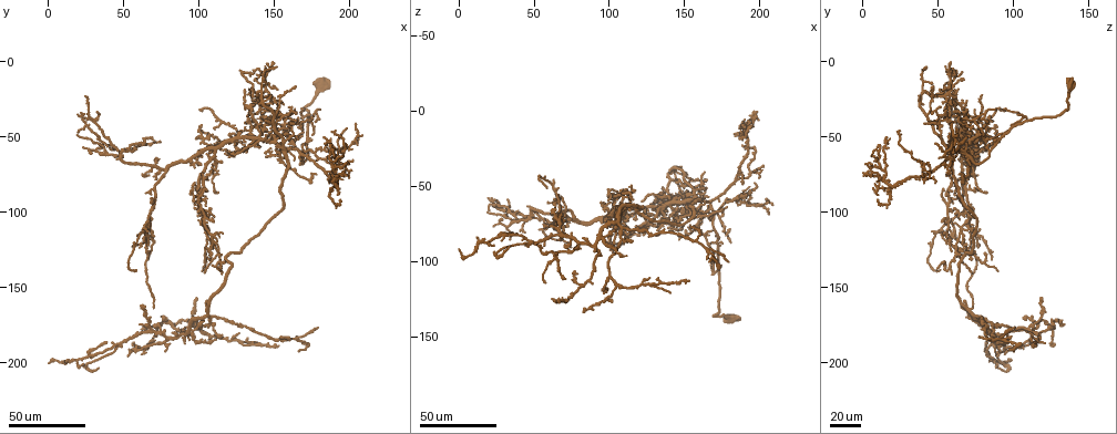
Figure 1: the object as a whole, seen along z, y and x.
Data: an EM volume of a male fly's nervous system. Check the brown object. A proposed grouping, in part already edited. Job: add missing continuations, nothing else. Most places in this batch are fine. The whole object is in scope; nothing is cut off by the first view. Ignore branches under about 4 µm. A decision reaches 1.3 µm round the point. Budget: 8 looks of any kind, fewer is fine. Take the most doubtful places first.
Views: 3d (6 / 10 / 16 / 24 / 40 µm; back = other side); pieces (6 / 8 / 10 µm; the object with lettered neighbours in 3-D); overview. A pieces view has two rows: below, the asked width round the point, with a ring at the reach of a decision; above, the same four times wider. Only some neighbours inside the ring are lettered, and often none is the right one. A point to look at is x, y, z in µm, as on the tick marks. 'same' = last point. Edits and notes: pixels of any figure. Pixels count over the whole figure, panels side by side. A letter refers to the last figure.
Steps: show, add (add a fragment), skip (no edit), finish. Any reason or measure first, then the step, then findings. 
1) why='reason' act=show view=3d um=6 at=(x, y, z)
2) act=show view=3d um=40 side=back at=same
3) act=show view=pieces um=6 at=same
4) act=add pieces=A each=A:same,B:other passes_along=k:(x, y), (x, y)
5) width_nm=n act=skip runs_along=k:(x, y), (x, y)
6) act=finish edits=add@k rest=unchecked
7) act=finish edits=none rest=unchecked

why='branch stops here' act=show view=3d um=40 at=(164, 34, 48)

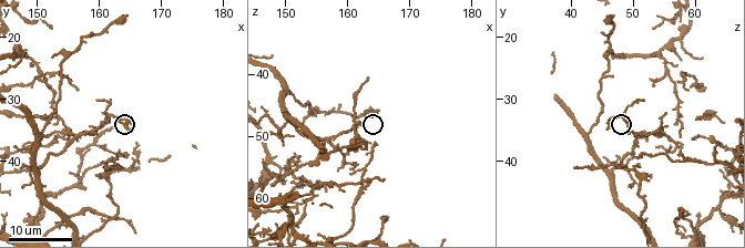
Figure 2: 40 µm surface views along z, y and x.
act=show view=pieces um=6 at=(165.0, 34.5, 45.5)

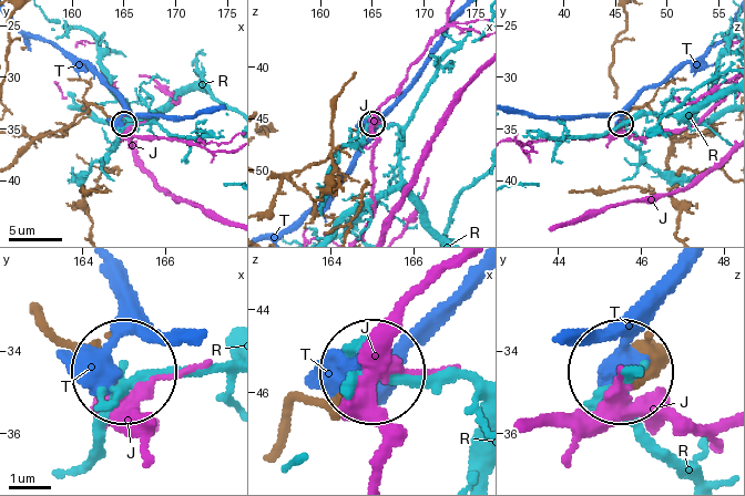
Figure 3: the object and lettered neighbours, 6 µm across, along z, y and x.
act=skip each=J:other,R:other,T:other runs_along=3:(18, 156), (31, 143), (68, 126), (92, 105), (123, 126) found='none of them fits'

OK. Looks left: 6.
act=show view=3d um=24 at=(180, 32, 86)

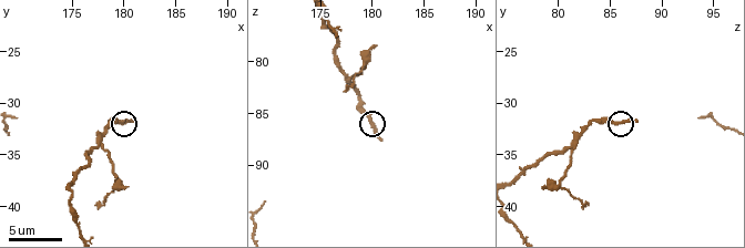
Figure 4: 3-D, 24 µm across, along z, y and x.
act=show view=pieces um=6 at=(181.0, 31.8, 87.4)

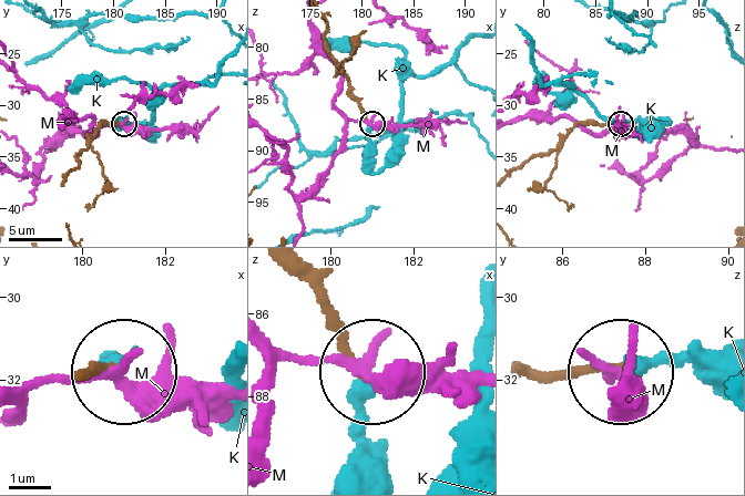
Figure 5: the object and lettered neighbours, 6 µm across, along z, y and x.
act=skip each=K:other,M:other runs_along=5:(547, 369), (618, 369) found='none of them fits'

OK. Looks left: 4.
act=show view=3d um=24 at=(82, 180, 86)

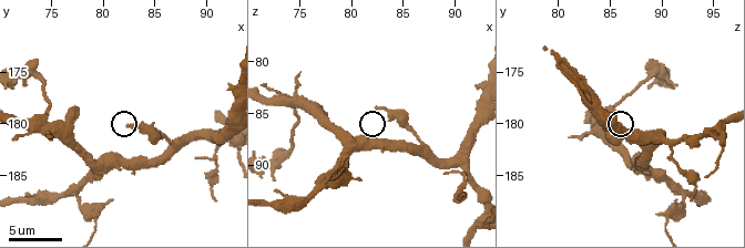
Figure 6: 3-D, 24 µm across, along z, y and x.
act=show view=pieces um=10 at=(82.2, 180.0, 84.4)

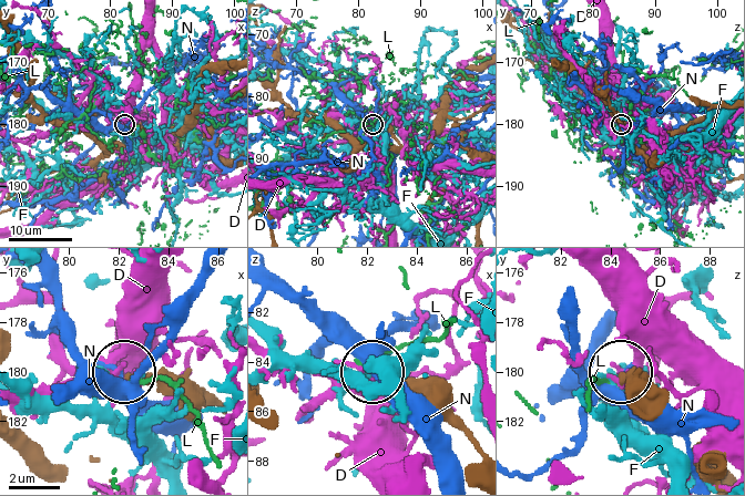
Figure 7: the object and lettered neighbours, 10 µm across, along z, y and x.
width_nm=230 act=skip each=D:other,F:other,L:other,N:other found='no lettered fragment goes on from it'

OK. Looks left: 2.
why='branch stops here' act=show view=3d um=40 at=(32, 34, 58)

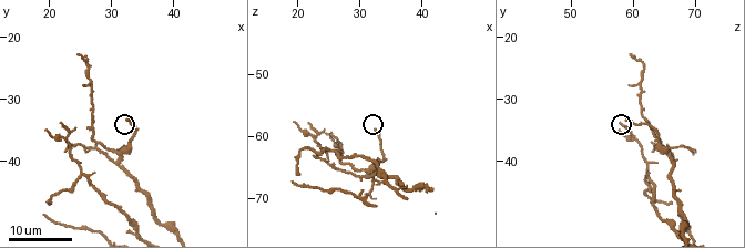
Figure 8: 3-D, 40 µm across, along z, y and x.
act=show view=pieces um=6 at=(32.5, 33.5, 58.5)

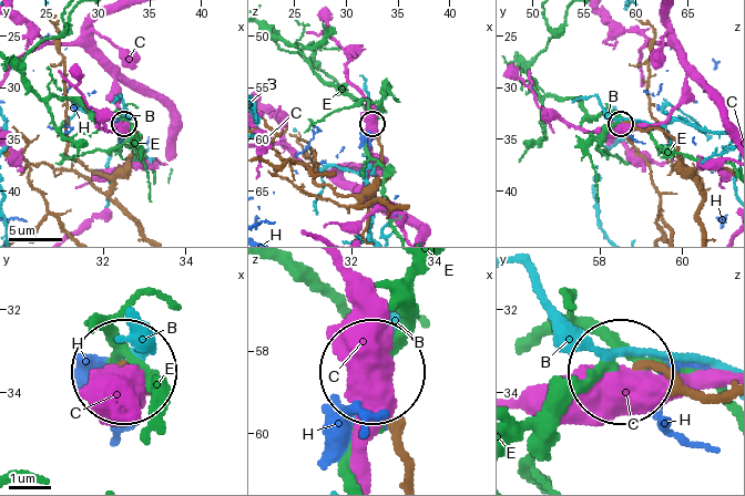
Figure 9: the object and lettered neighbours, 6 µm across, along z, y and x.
act=skip each=B:other,C:other,E:other,H:other runs_along=9:(726, 394), (634, 373) found='none of them fits'

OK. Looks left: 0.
act=finish edits=none rest=unchecked

